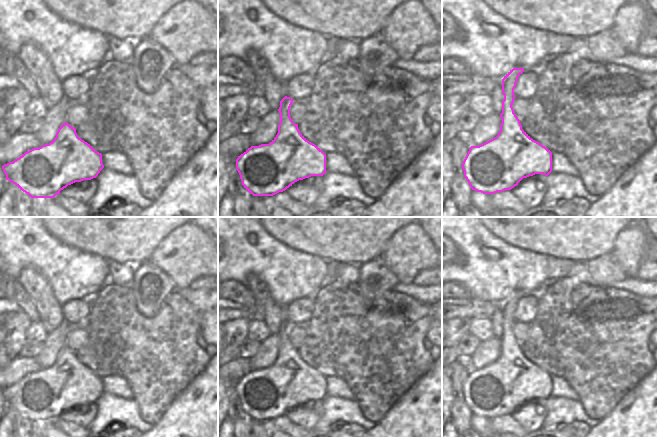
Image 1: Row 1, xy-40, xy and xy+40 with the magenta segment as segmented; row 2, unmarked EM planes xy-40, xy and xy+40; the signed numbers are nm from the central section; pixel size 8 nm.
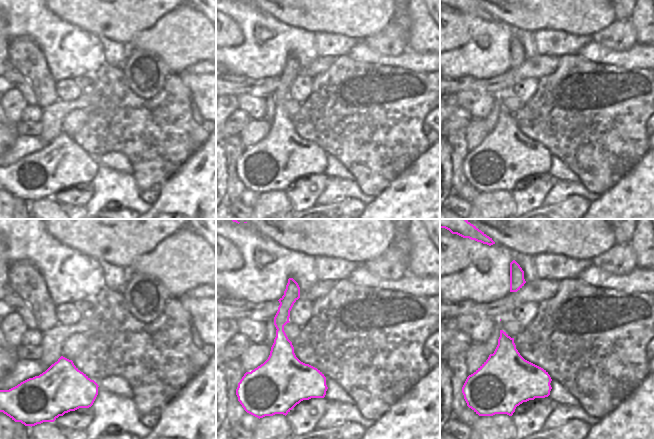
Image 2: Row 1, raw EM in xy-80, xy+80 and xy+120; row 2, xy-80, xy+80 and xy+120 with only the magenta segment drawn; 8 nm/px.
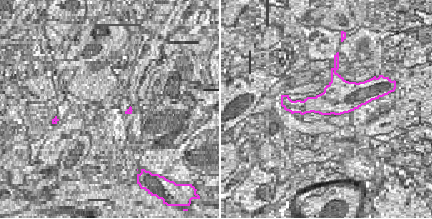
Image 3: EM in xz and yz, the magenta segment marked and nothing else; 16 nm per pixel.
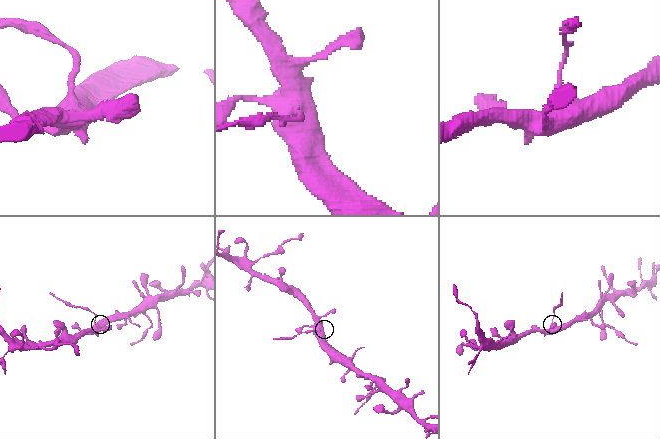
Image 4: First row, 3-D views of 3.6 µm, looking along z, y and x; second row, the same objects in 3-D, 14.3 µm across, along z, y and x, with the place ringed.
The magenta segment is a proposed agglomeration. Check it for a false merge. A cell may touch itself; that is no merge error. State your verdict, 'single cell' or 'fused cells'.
fused cells

